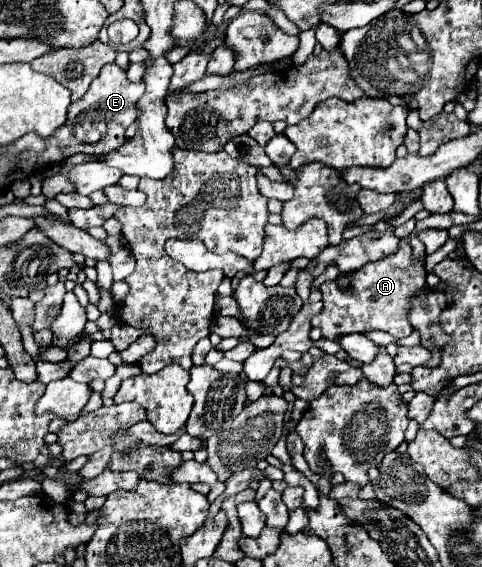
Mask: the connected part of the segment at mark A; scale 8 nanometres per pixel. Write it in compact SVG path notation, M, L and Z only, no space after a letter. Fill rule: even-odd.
M412 237L400 239L400 247L396 253L380 261L372 261L360 267L358 271L350 273L348 275L350 285L346 289L342 289L336 279L320 285L324 307L318 315L312 317L310 323L312 327L318 327L322 331L324 339L338 343L342 335L366 333L372 329L386 331L394 339L404 339L412 333L412 325L408 321L410 305L412 305L412 299L416 297L416 291L426 287L428 273L424 267L424 257L414 259L410 239Z

